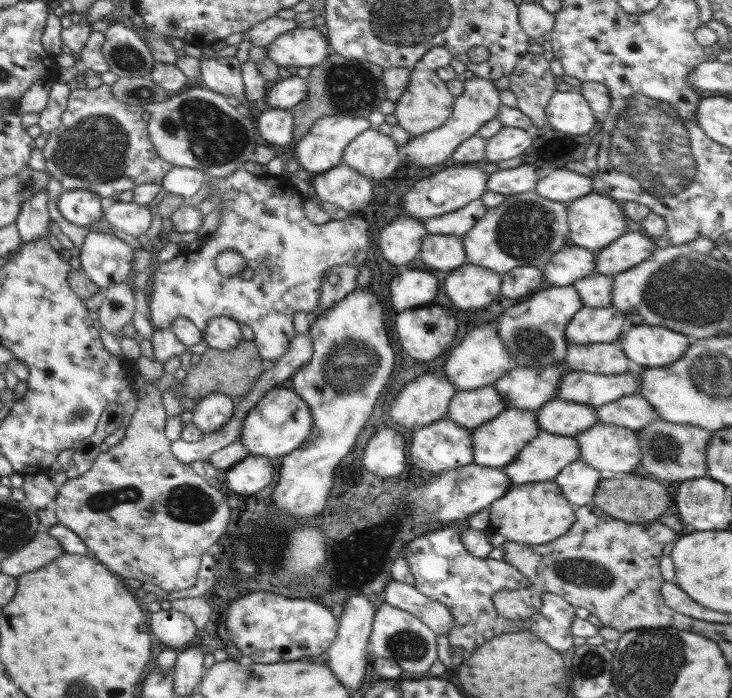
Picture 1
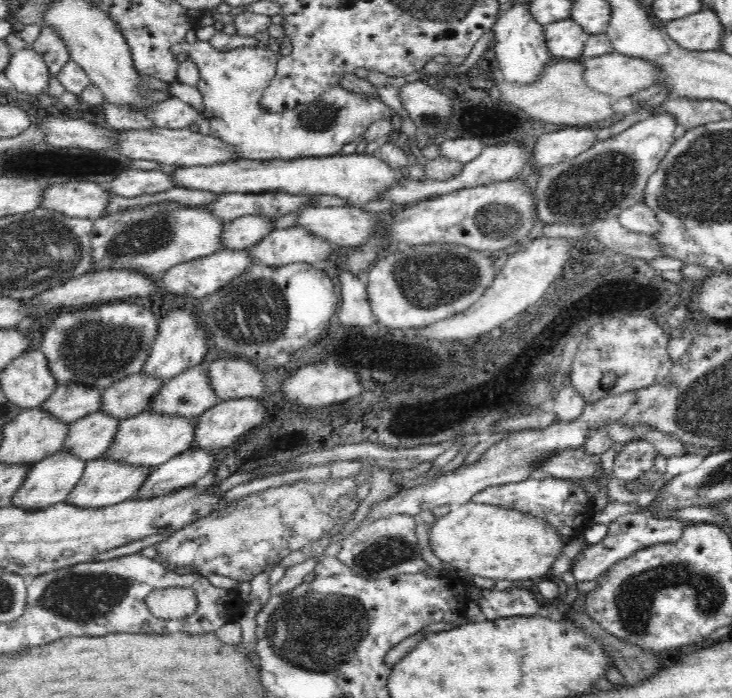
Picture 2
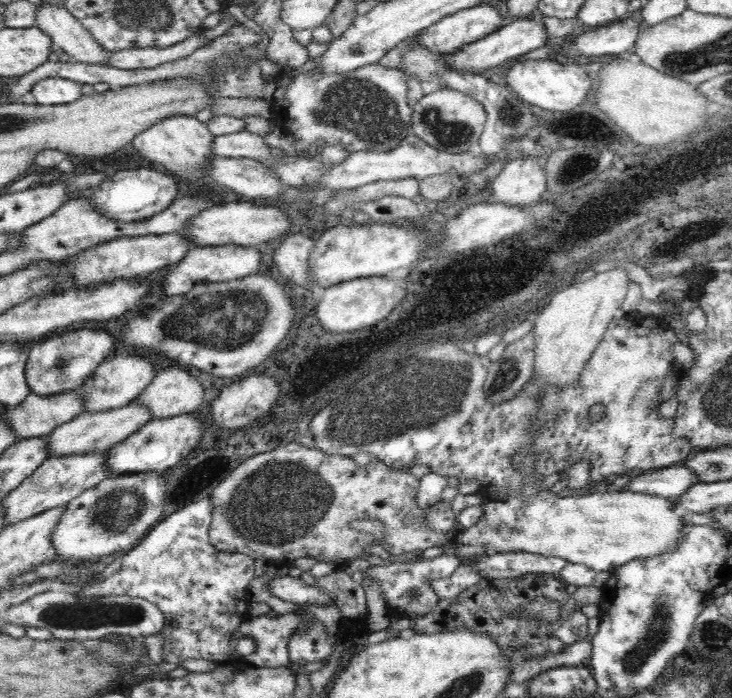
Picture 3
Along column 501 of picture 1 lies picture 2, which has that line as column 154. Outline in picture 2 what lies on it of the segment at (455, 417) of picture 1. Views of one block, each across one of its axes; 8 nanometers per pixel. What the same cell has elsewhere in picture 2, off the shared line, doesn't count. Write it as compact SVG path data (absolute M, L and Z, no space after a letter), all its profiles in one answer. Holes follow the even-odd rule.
M209 364L196 365L164 383L150 402L148 411L196 419L216 406L218 398L210 384L208 367Z

